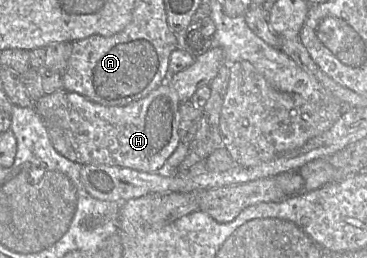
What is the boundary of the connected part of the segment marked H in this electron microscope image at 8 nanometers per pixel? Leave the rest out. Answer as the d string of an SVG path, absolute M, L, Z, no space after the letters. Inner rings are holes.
M168 78L146 97L126 106L103 106L62 88L45 94L33 107L43 120L55 150L70 161L158 173L180 144L180 103Z

